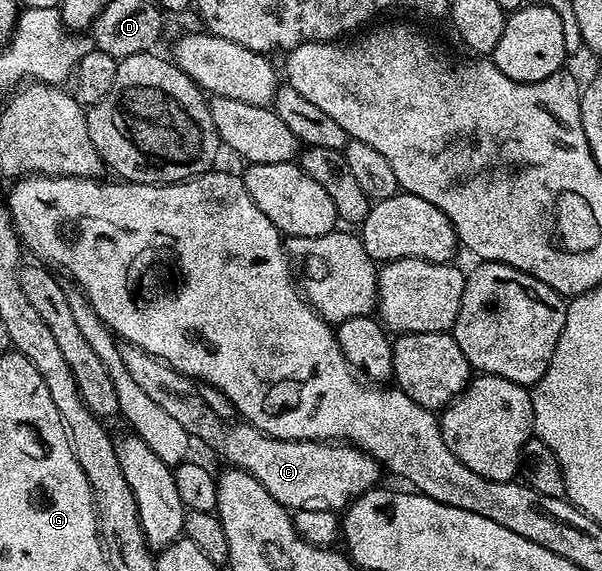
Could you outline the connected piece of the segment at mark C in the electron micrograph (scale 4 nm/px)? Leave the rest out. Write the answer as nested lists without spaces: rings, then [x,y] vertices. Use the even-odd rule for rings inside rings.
[[[135,345],[121,346],[124,367],[129,374],[168,415],[172,415],[190,433],[191,438],[203,441],[210,449],[223,453],[229,464],[235,469],[242,469],[252,475],[287,511],[303,509],[304,511],[322,511],[333,509],[345,510],[354,498],[368,489],[375,488],[384,477],[384,470],[376,458],[368,455],[363,449],[349,443],[338,441],[293,441],[268,437],[258,432],[255,425],[241,419],[235,425],[228,424],[227,418],[216,415],[212,407],[204,403],[198,394],[198,385],[168,363],[153,357]],[[226,425],[230,425],[226,429]]]

